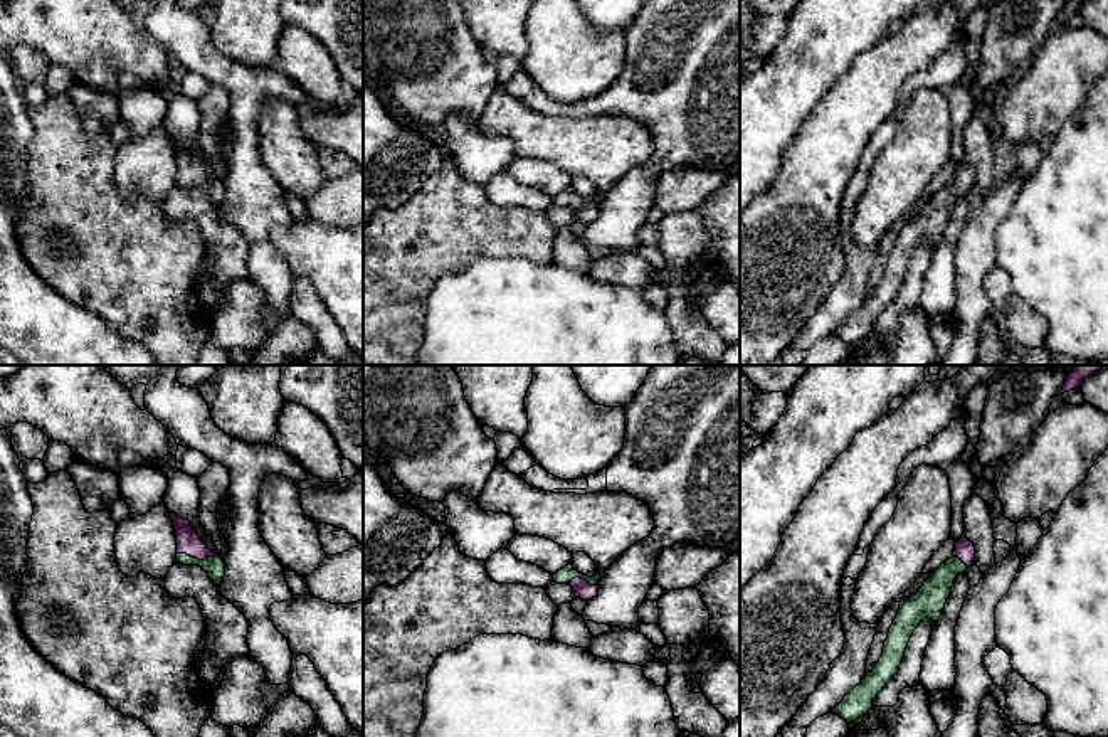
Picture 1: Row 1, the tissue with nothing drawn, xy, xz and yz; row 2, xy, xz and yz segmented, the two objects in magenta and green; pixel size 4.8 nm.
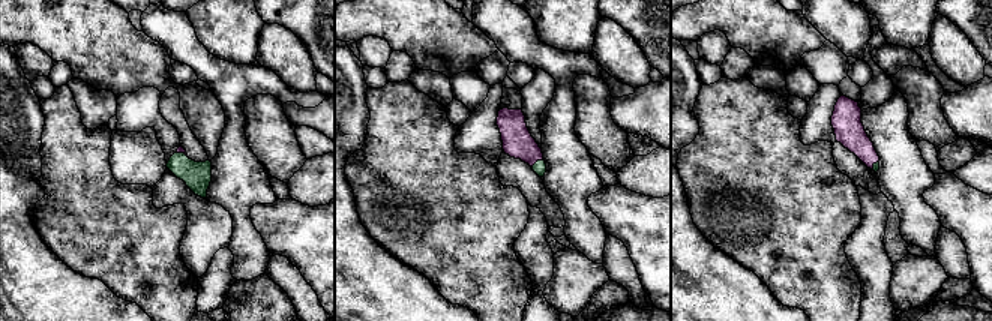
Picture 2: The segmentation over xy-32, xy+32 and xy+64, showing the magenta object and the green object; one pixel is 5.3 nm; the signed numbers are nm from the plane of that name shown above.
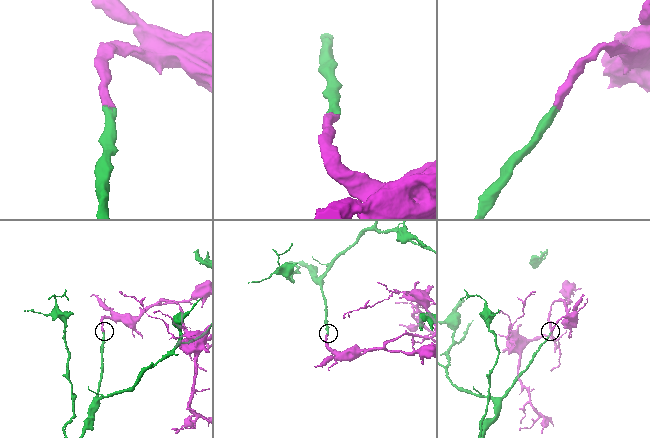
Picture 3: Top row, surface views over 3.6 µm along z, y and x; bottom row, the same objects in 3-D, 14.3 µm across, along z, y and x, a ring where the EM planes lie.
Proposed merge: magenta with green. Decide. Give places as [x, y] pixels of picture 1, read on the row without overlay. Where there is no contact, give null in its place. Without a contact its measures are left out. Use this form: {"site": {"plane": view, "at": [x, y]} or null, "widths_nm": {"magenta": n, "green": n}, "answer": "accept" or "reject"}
{"site": {"plane": "xy", "at": [199, 182]}, "widths_nm": {"magenta": 110, "green": 100}, "answer": "accept"}

